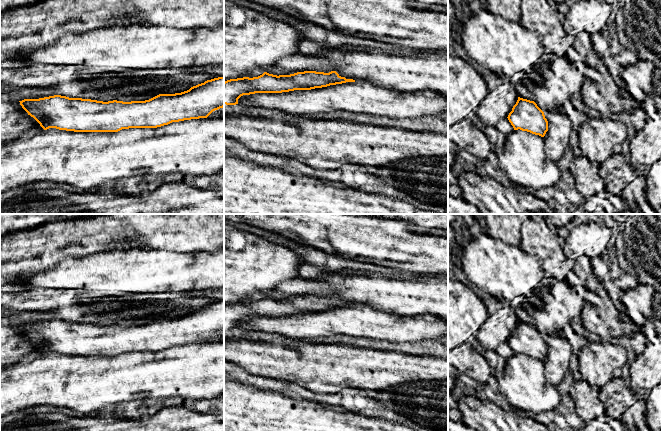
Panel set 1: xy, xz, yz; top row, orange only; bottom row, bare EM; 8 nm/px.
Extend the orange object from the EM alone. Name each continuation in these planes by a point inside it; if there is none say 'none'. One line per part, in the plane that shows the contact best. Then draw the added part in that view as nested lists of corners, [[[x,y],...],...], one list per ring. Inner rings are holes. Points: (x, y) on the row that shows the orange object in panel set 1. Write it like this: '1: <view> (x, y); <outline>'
none

